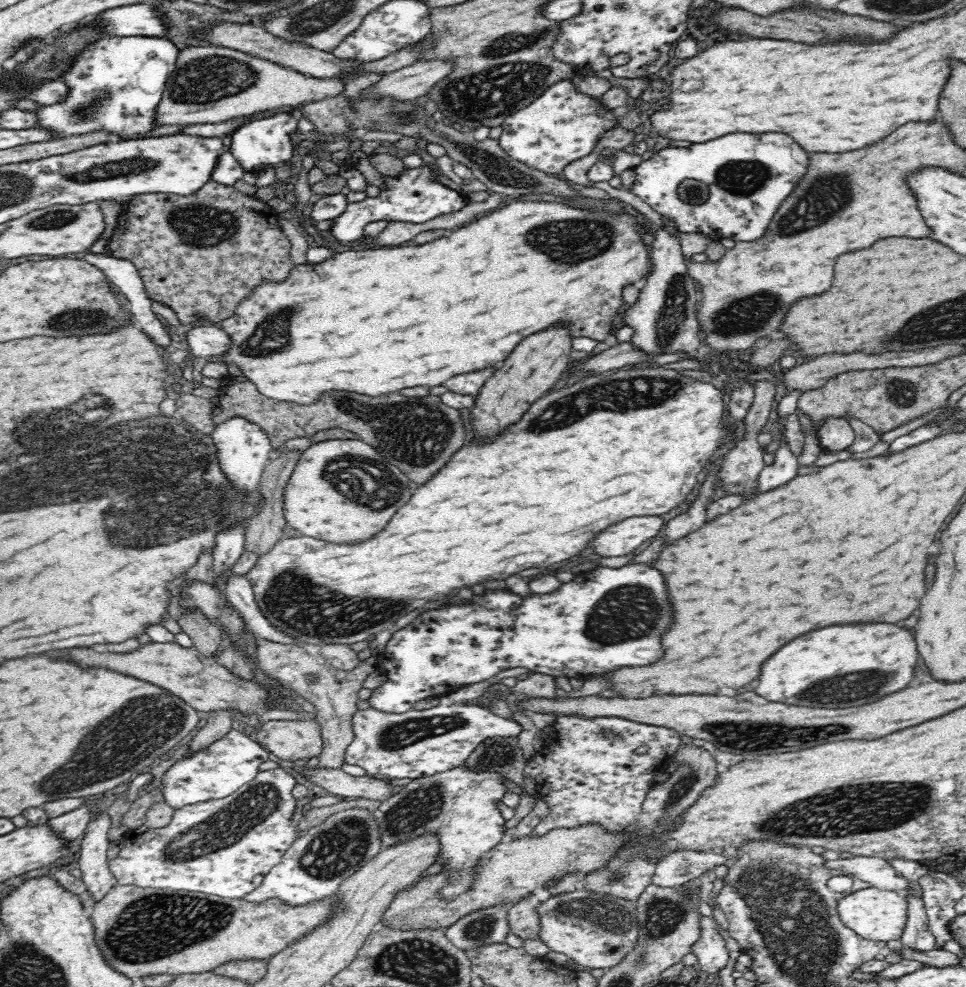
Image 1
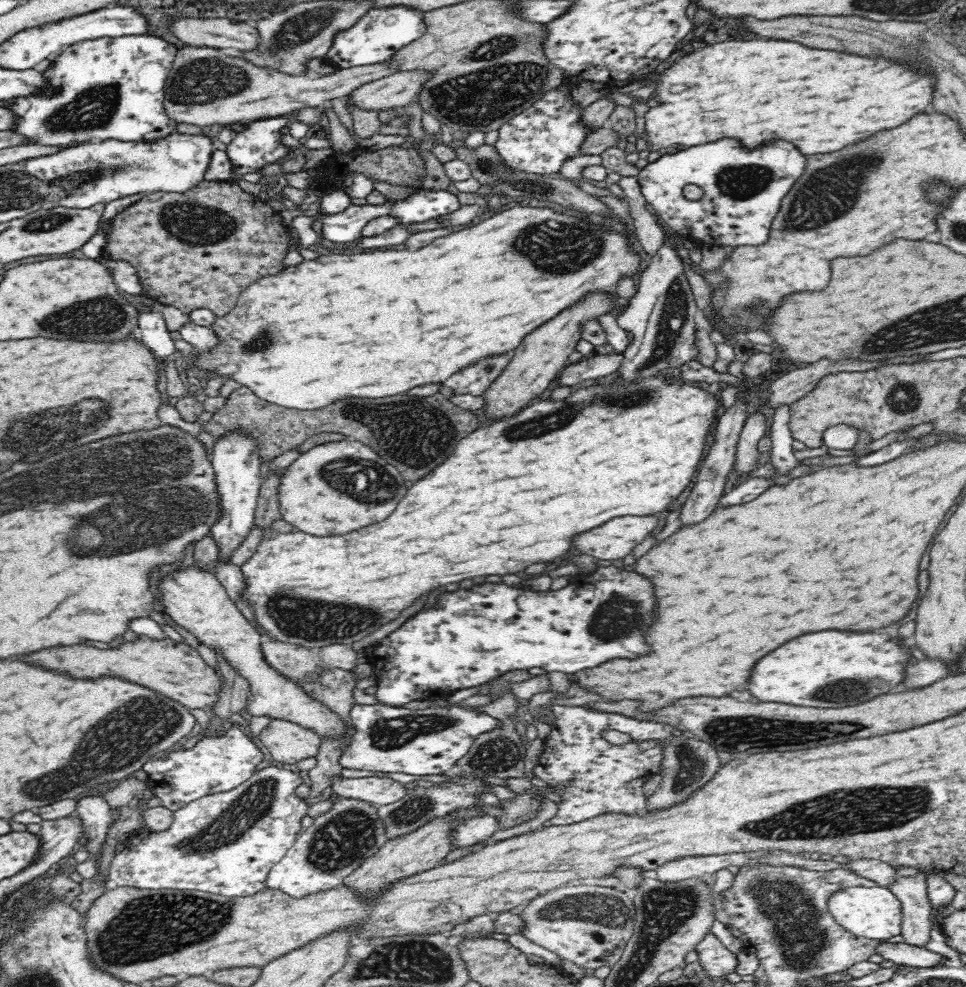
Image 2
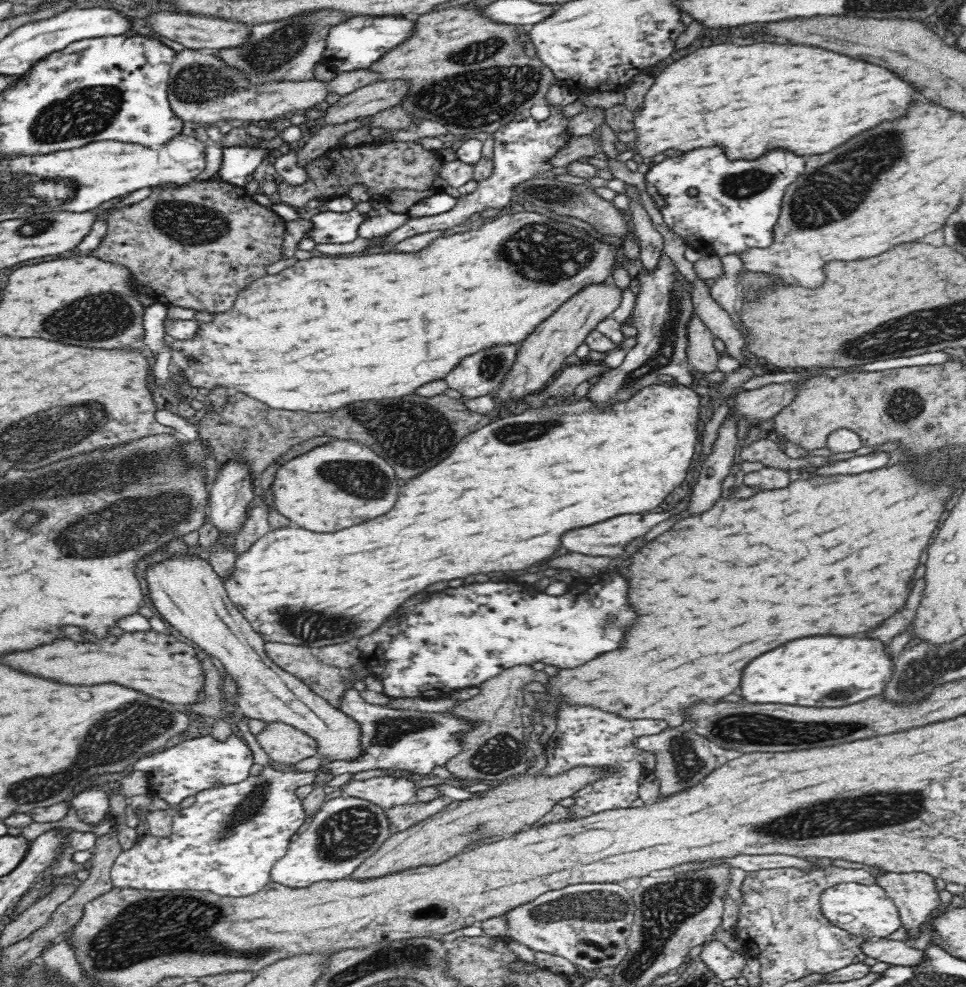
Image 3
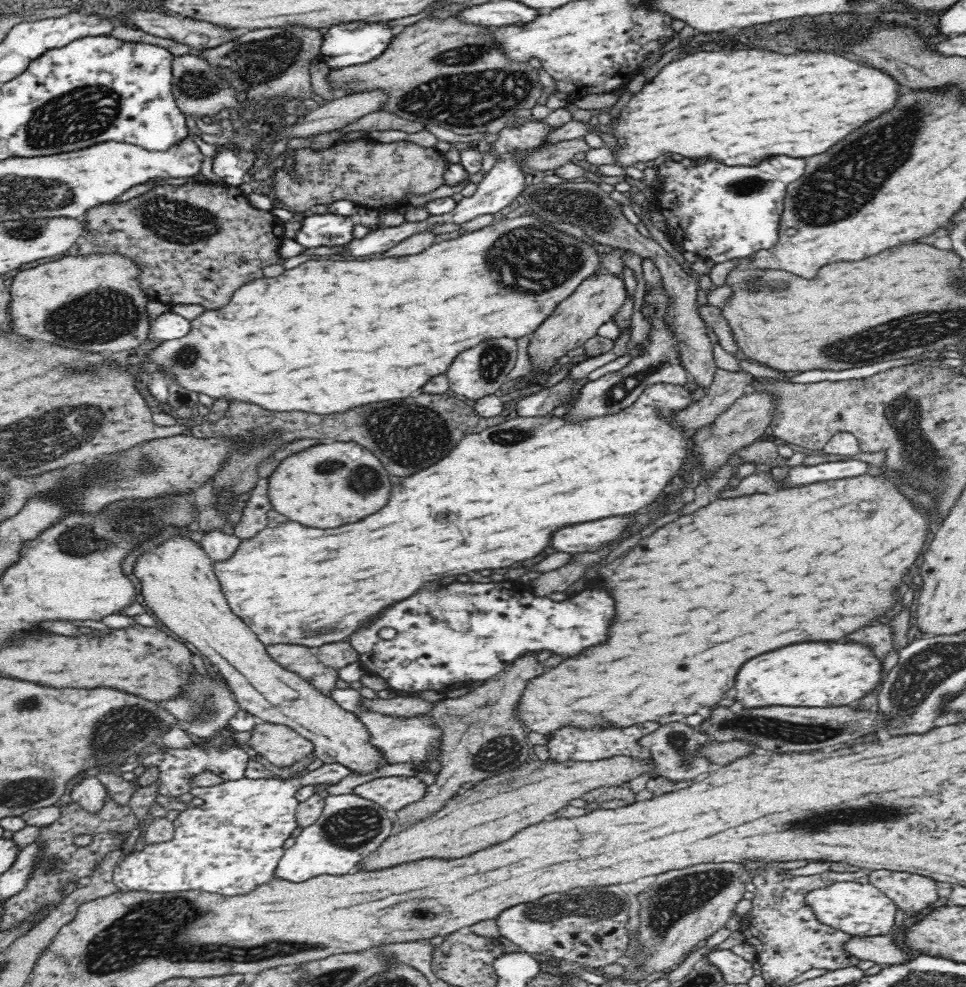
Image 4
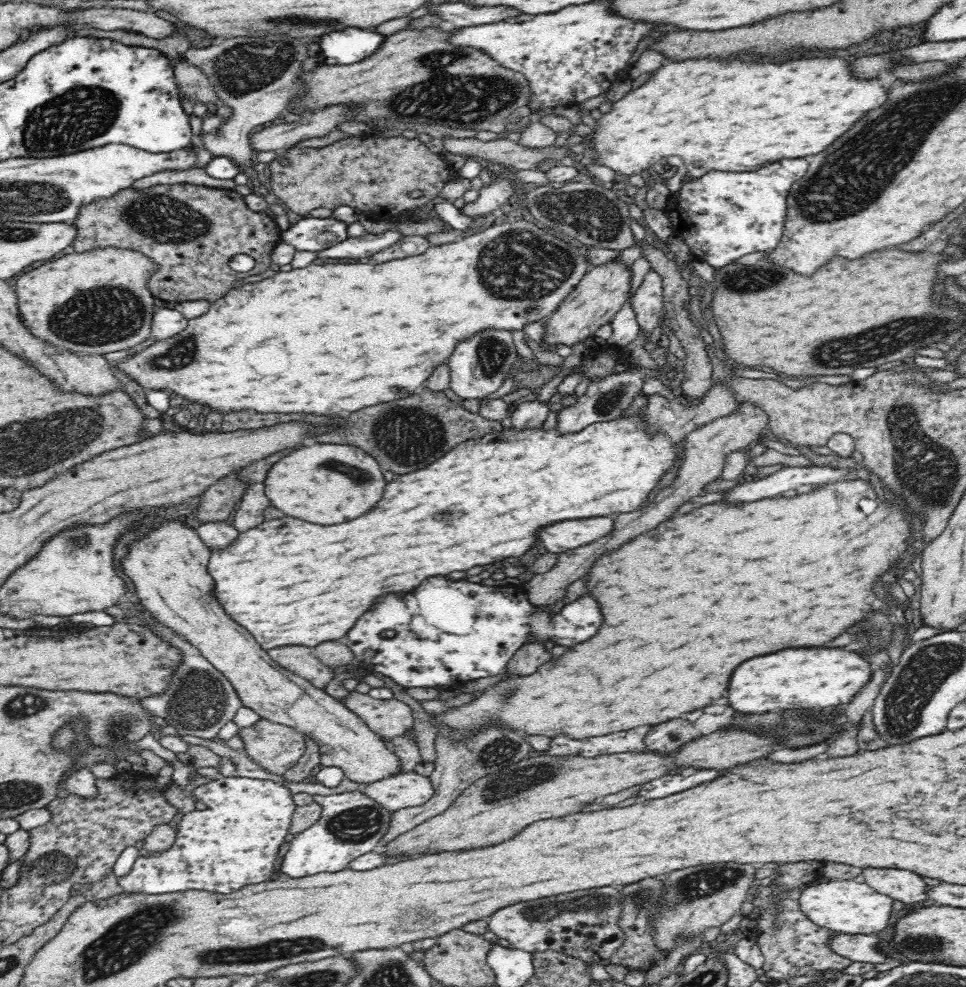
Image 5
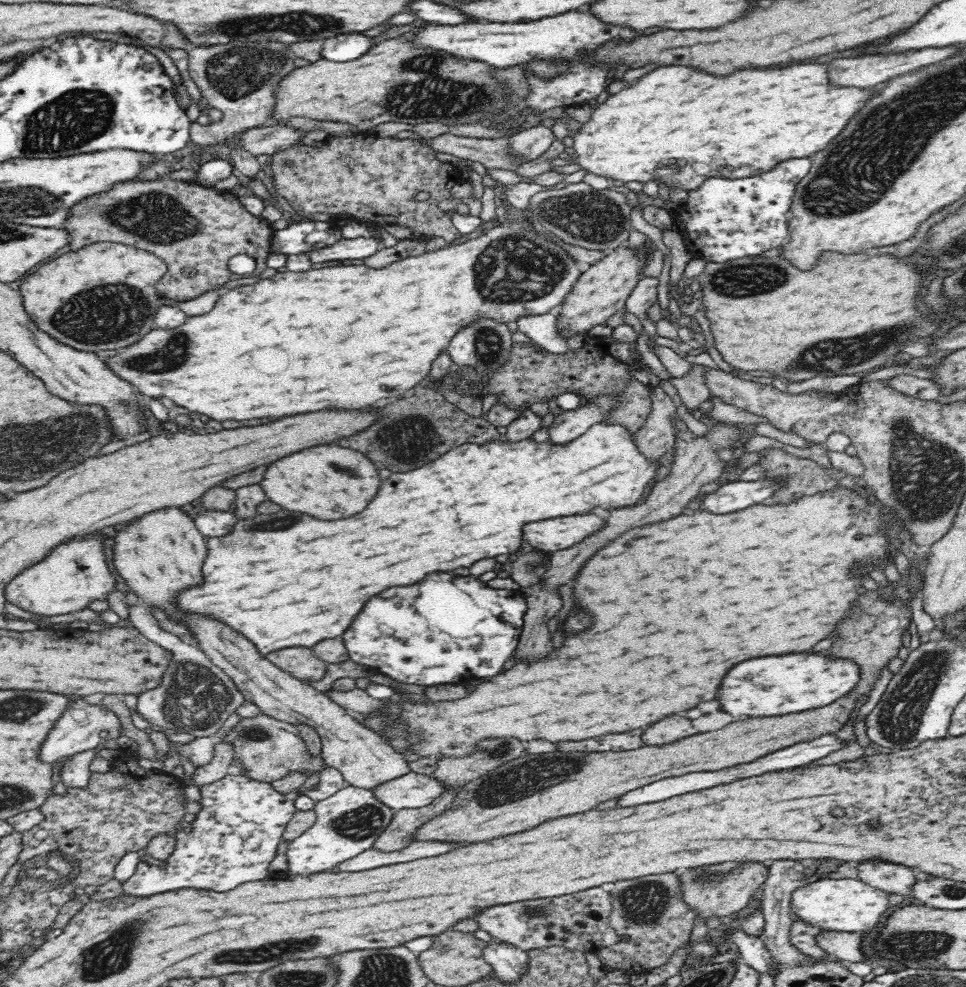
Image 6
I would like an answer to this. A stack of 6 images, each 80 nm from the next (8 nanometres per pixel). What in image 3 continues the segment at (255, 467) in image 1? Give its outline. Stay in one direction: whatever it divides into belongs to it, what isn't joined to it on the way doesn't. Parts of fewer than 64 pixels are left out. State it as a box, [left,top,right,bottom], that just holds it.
[208,461,256,534]

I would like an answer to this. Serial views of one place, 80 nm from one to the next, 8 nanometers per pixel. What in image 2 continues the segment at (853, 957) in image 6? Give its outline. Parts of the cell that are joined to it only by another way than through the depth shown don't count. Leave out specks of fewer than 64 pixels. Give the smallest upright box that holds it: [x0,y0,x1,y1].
[874,941,942,968]

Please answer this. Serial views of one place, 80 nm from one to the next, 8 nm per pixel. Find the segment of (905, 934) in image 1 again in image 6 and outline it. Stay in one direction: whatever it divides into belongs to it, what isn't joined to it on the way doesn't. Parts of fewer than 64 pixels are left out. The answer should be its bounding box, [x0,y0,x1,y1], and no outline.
[856,858,916,897]

